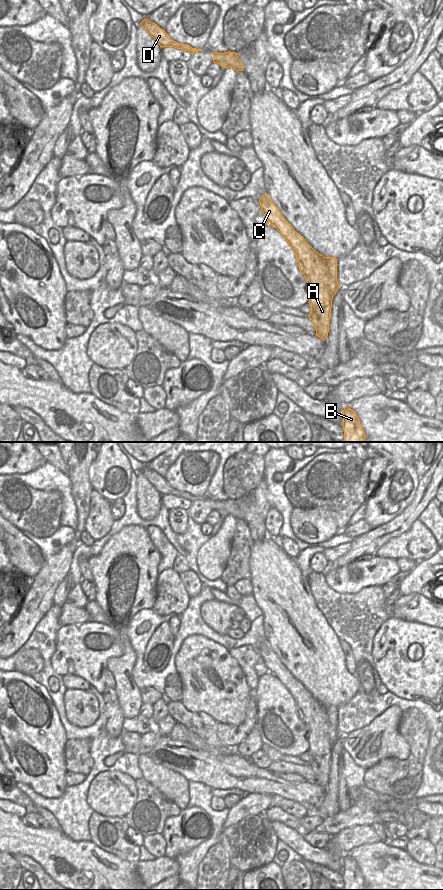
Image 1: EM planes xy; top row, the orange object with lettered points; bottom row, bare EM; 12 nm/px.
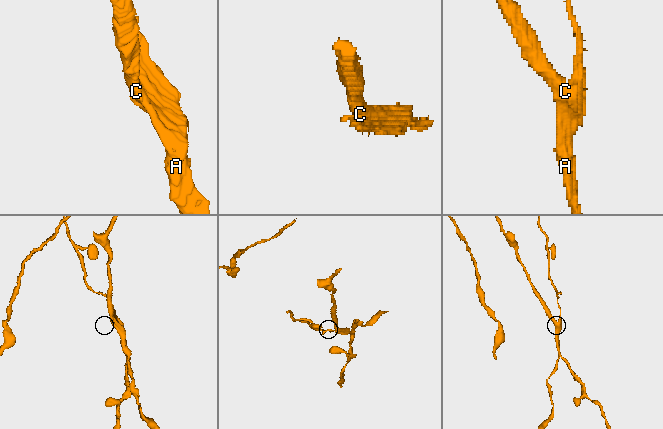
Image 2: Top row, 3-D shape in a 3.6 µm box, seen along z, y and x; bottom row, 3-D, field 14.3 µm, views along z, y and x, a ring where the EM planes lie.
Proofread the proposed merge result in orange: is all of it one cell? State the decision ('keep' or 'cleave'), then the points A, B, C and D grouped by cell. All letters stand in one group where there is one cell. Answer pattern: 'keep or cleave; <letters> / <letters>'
cleave; A C / B D

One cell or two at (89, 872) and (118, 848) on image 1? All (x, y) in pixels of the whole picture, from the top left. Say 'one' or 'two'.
two

